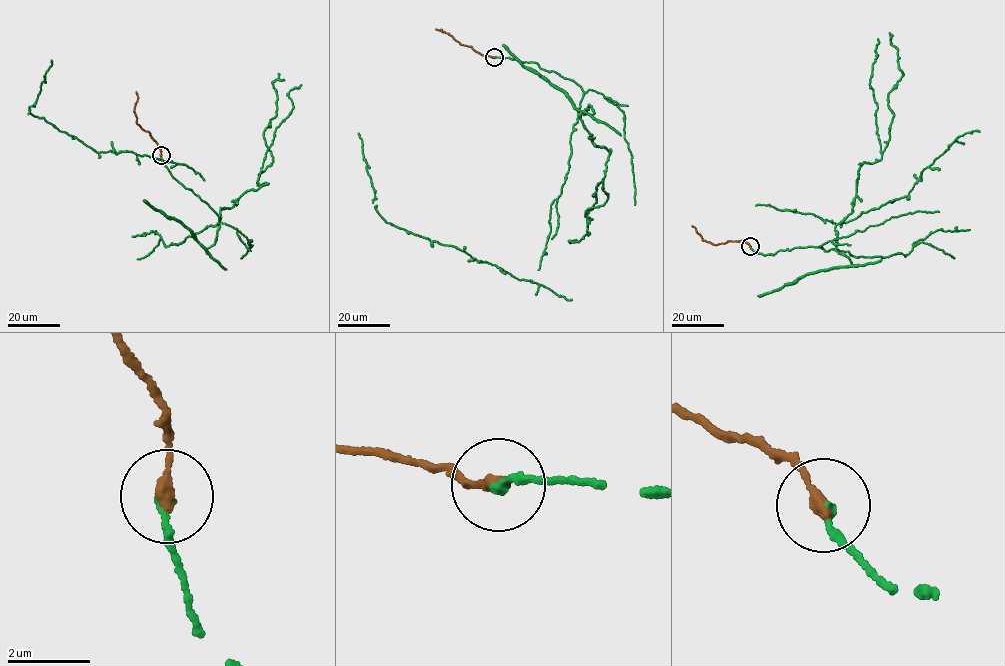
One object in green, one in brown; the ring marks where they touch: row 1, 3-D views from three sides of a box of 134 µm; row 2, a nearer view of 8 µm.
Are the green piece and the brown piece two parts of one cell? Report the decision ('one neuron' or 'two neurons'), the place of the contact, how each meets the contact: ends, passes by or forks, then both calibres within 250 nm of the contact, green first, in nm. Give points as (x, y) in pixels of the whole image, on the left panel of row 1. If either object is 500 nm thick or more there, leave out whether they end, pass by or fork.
one neuron; at (161, 155); green ends there; brown ends there; 180 nm thick on the green side, 320 nm on the other

